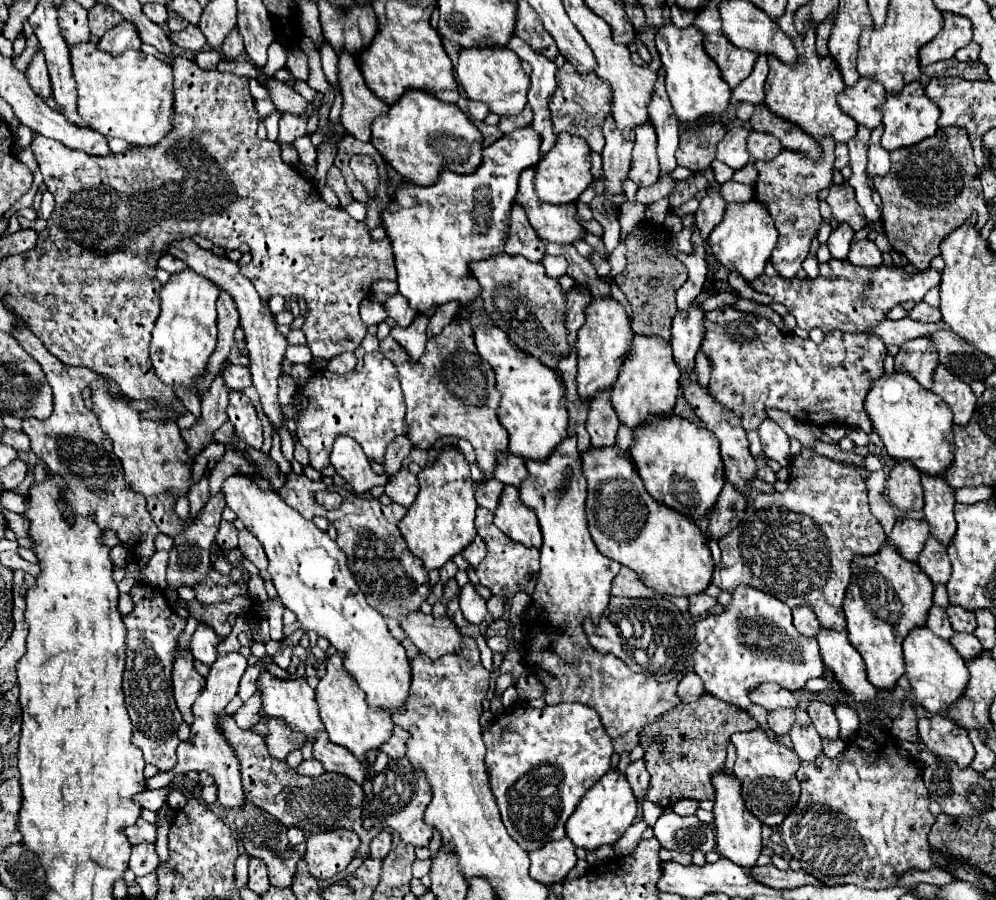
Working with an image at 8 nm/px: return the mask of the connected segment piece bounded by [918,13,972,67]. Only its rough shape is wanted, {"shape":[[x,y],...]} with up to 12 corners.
{"shape":[[944,13],[944,29],[920,49],[920,65],[952,59],[972,41],[972,21]]}

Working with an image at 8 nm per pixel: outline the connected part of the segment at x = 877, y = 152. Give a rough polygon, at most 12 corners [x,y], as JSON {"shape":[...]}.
{"shape":[[882,125],[872,129],[868,149],[868,177],[886,175],[888,151],[880,145]]}

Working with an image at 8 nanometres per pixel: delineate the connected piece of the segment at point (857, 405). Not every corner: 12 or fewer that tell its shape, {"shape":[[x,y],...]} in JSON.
{"shape":[[730,305],[706,313],[710,393],[758,431],[776,407],[872,431],[872,333],[820,345]]}

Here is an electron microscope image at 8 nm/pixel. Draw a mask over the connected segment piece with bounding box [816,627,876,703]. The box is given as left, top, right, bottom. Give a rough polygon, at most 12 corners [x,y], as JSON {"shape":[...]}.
{"shape":[[820,627],[816,635],[824,665],[858,703],[872,701],[860,653],[846,631]]}

